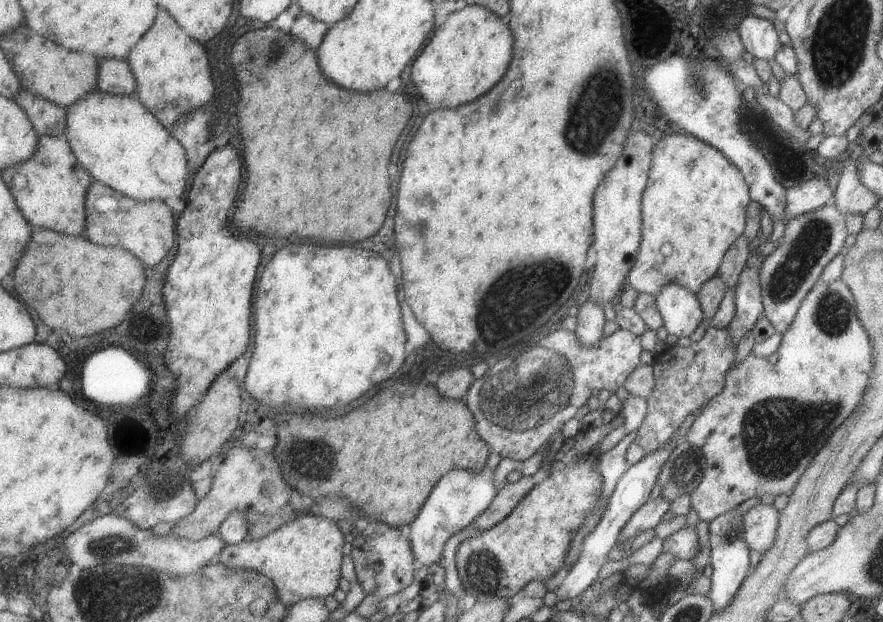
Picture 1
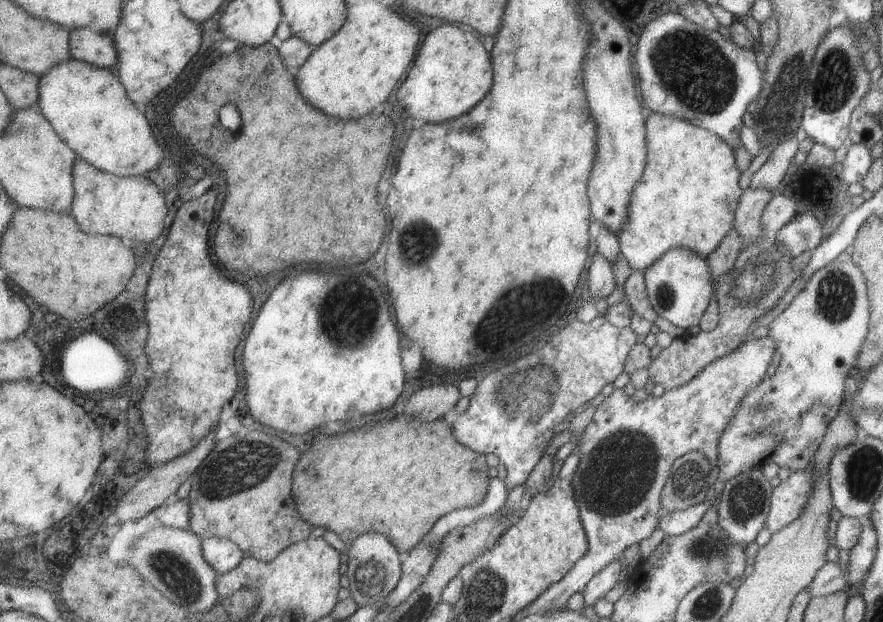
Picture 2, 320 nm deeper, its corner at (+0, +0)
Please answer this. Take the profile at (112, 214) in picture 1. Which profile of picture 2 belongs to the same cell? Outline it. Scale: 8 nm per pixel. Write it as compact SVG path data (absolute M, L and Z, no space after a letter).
M78 159L75 163L75 204L73 204L73 214L83 224L83 230L89 234L111 234L111 236L121 236L123 240L133 240L133 242L151 242L155 240L163 228L165 228L165 217L169 216L167 200L163 190L149 180L147 176L120 177L114 174L107 174L97 168L94 164L85 159Z

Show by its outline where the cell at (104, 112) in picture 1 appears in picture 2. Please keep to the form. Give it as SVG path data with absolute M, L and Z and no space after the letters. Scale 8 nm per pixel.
M91 28L75 30L71 34L73 60L51 68L40 78L38 109L54 124L59 136L78 152L79 159L120 177L141 176L161 164L163 150L153 136L149 120L131 100L116 71L120 56L113 38L114 35L99 34Z

